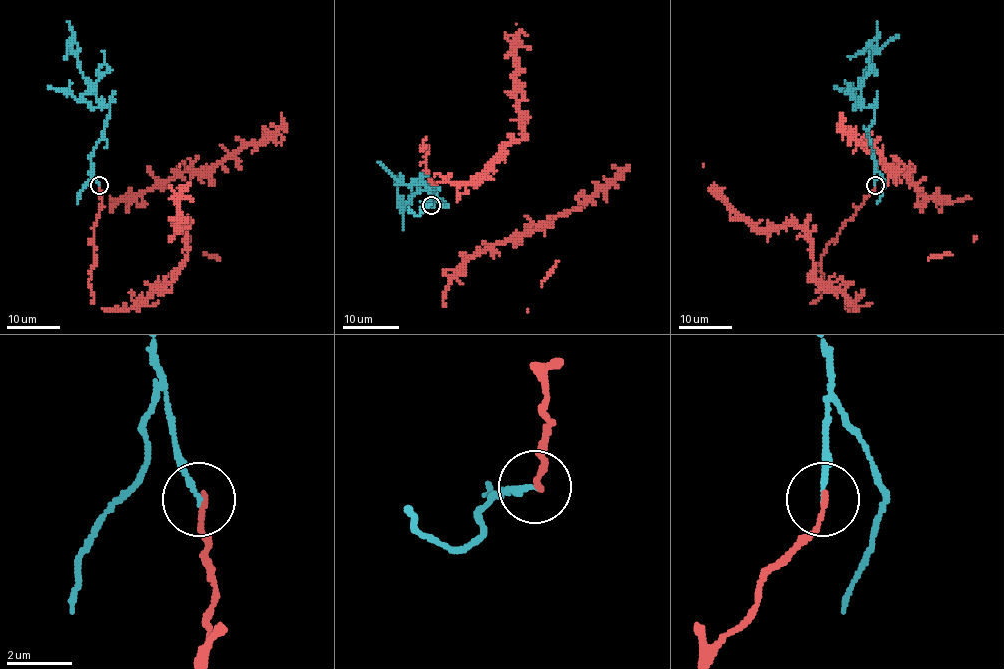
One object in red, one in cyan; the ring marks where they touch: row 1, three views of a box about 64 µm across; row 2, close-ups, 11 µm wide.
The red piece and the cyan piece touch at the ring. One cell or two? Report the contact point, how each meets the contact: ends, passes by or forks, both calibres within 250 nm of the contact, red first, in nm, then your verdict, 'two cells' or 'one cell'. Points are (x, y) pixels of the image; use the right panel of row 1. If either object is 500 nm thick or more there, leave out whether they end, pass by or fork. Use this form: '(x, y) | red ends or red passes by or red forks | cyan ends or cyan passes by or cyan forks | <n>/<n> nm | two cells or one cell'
(875, 185) | red ends | cyan ends | 160/150 nm | two cells

